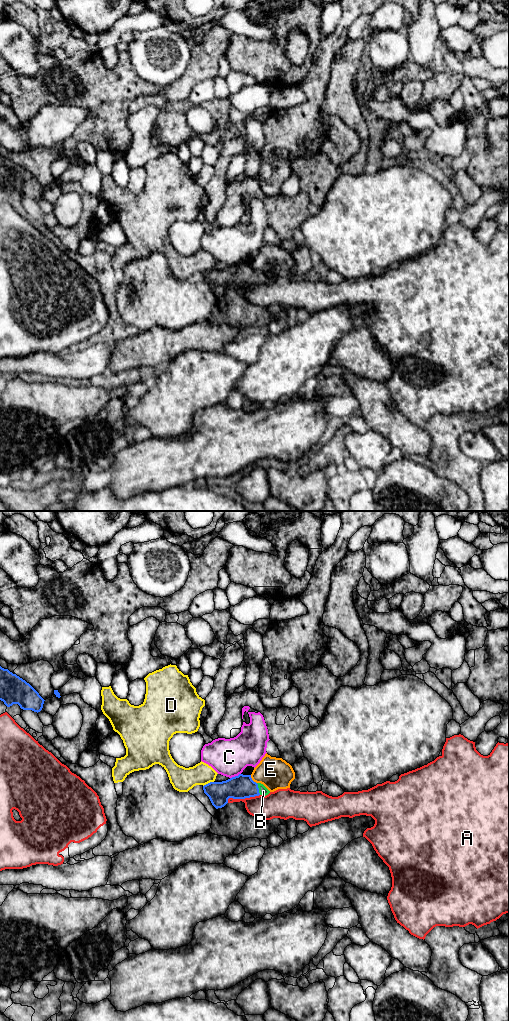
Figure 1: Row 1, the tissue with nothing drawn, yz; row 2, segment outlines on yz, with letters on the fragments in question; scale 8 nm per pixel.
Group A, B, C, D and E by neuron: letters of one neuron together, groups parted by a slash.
A / B / C / D / E

